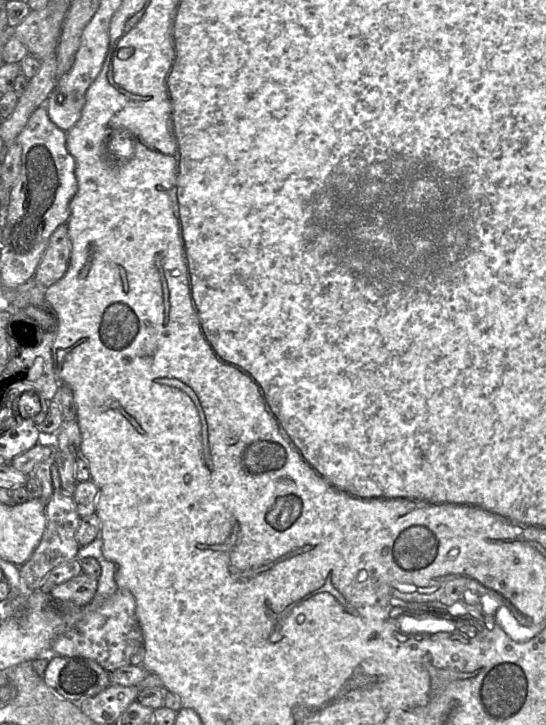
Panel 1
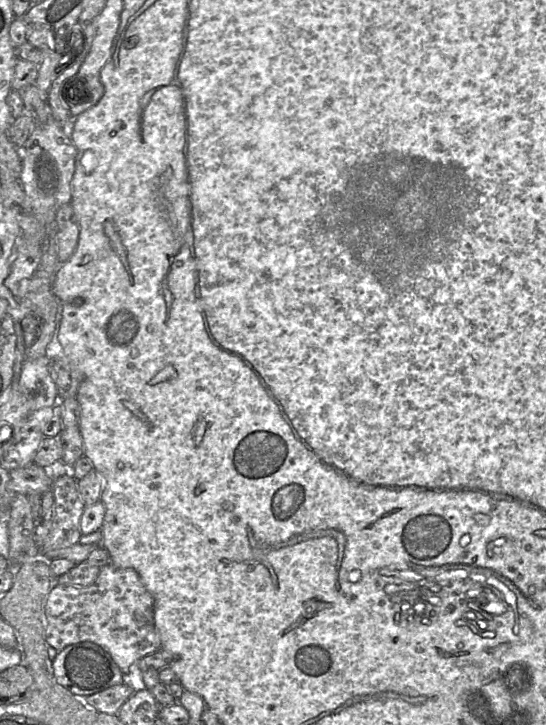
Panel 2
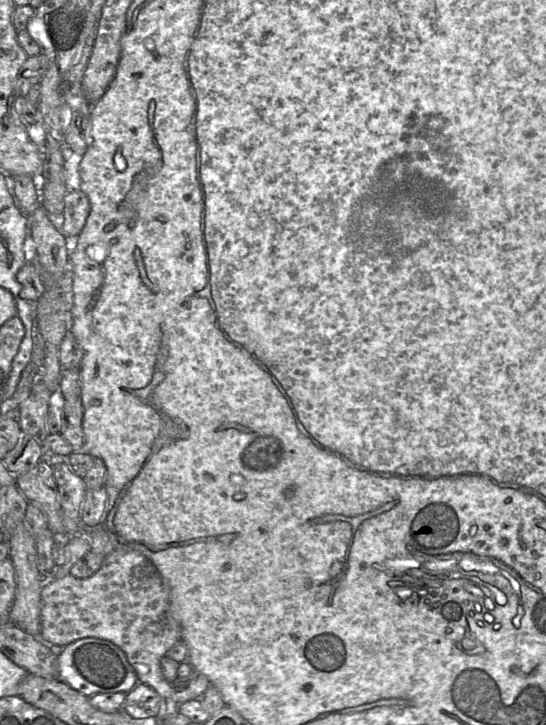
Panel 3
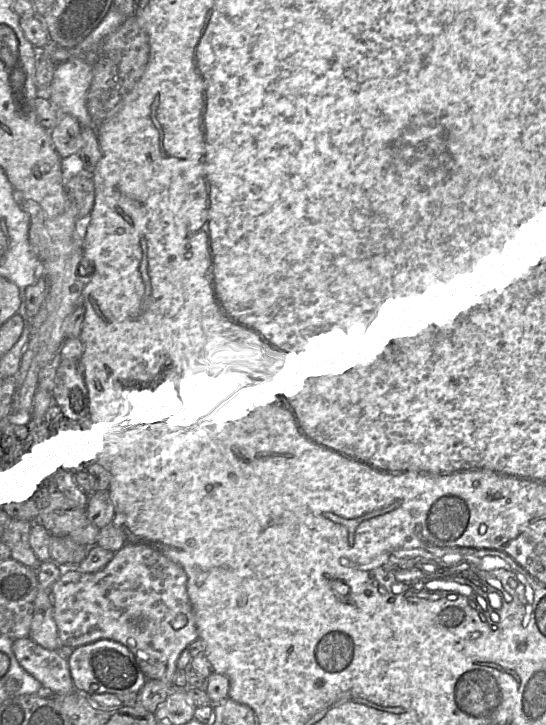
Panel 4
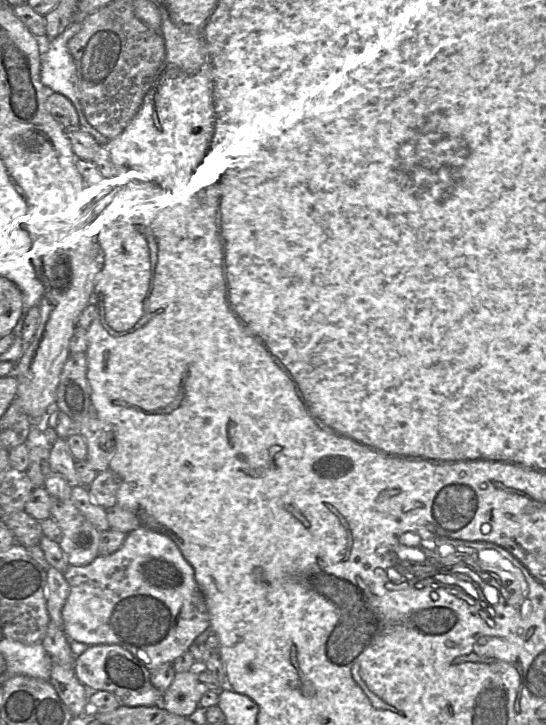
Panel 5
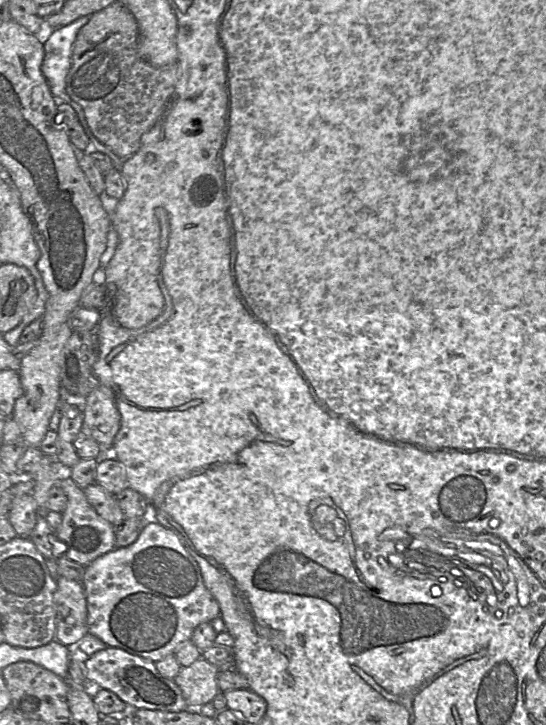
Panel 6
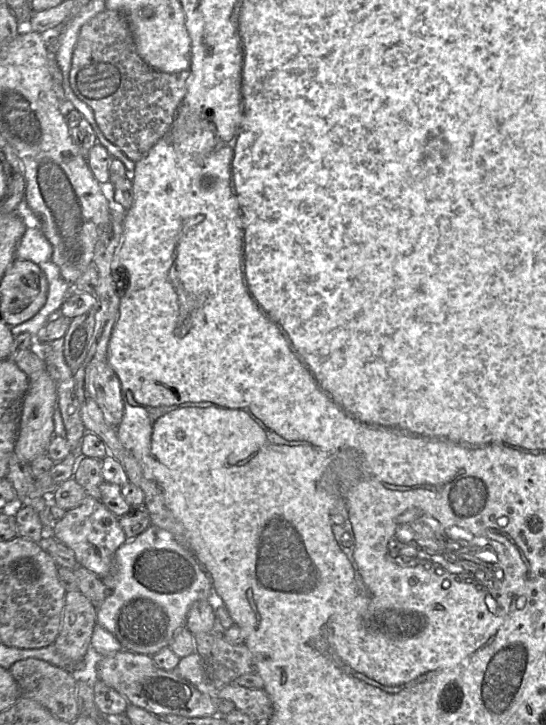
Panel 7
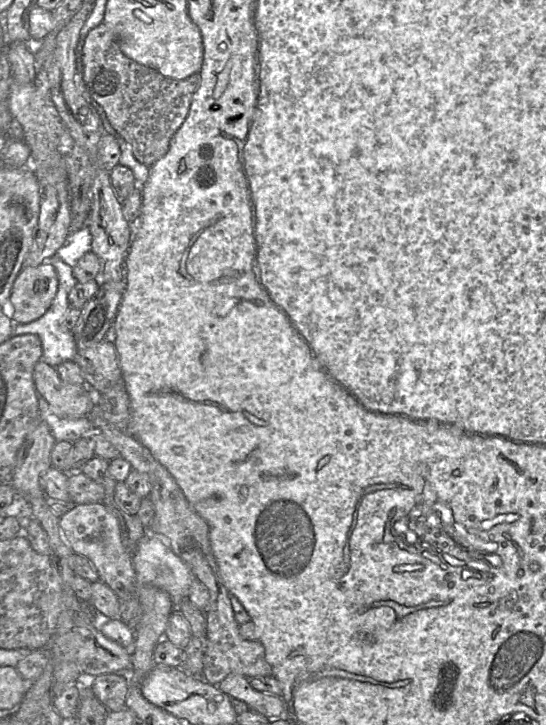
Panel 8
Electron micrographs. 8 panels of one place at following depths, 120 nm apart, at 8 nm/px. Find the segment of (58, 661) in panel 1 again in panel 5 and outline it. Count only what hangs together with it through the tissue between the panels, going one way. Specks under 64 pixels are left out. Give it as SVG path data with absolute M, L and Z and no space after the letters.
M119 645L89 646L76 658L73 671L85 687L111 692L124 706L160 706L163 693L151 684L151 671Z

